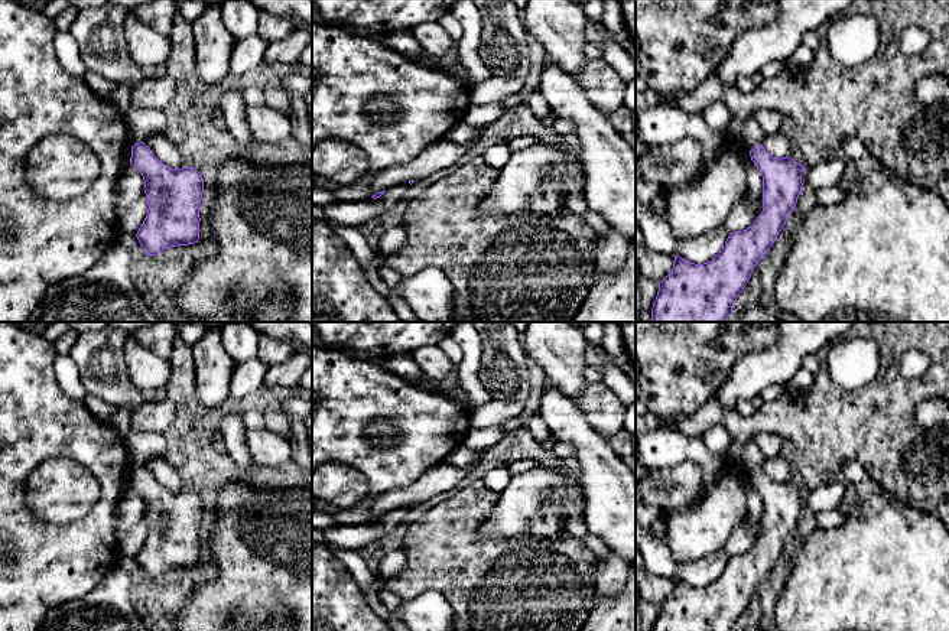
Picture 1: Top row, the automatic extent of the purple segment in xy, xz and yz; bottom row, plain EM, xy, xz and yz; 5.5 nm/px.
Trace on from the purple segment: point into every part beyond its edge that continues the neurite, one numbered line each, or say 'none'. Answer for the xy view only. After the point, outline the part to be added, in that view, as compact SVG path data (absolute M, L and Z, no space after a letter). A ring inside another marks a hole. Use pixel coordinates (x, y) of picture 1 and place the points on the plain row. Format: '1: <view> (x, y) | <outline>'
none

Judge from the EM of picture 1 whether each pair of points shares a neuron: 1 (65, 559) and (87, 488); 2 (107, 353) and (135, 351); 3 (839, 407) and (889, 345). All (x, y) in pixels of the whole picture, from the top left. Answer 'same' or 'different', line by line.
1: different
2: different
3: same

